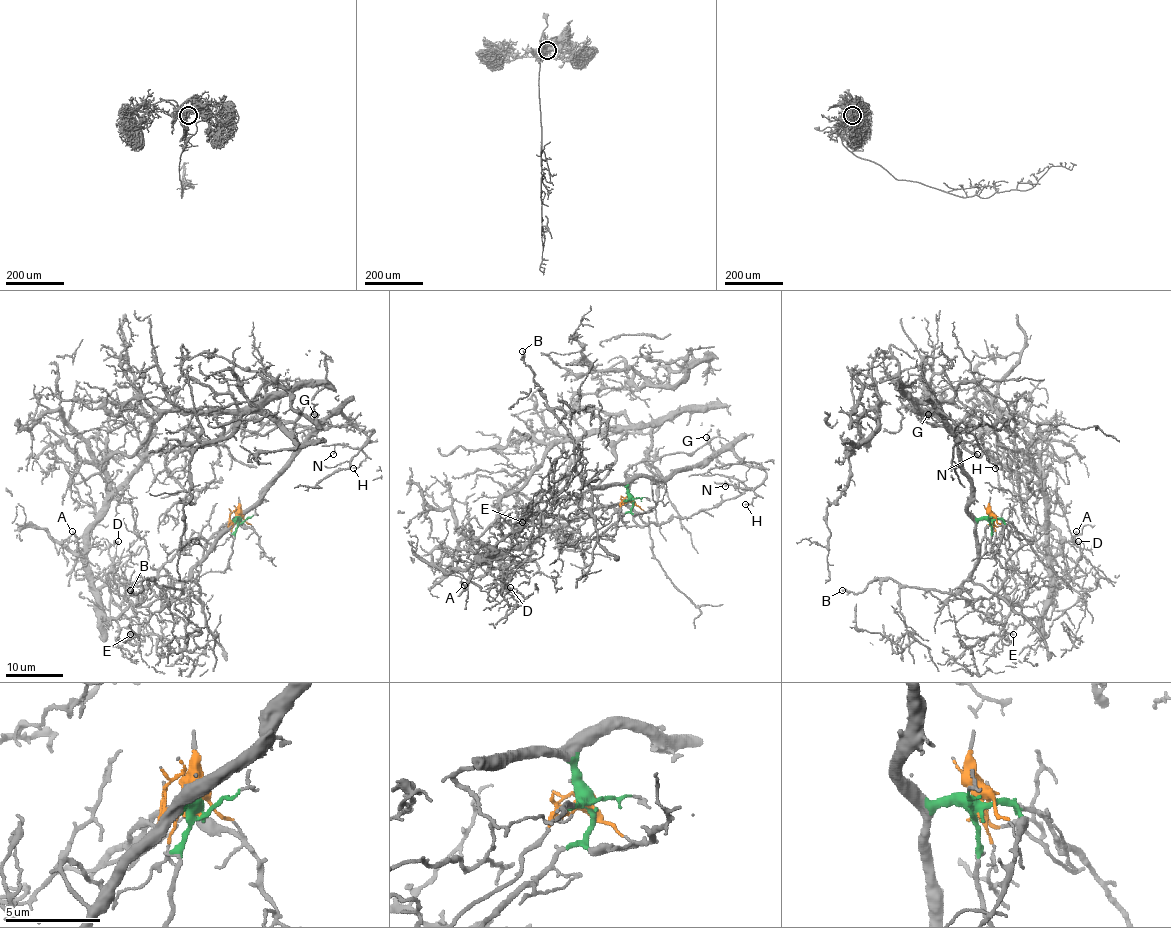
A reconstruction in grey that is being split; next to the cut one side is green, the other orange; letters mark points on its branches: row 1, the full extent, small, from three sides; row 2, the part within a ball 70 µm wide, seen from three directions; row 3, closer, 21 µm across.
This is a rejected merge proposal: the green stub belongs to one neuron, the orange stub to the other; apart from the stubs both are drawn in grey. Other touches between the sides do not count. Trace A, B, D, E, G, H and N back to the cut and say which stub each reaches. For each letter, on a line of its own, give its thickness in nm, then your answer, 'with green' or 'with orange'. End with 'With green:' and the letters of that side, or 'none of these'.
A: 160 nm | with orange
B: 190 nm | with green
D: 140 nm | with orange
E: 150 nm | with orange
G: 160 nm | with green
H: 110 nm | with green
N: 120 nm | with green
With green: B, G, H, N

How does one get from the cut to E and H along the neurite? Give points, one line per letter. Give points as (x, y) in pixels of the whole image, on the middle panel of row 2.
E: (631, 500), (582, 541), (559, 515), (541, 511), (527, 519), (530, 509), (523, 522)
H: (631, 500), (628, 485), (638, 477), (666, 479), (703, 467), (726, 450), (765, 473), (758, 495), (745, 505)

